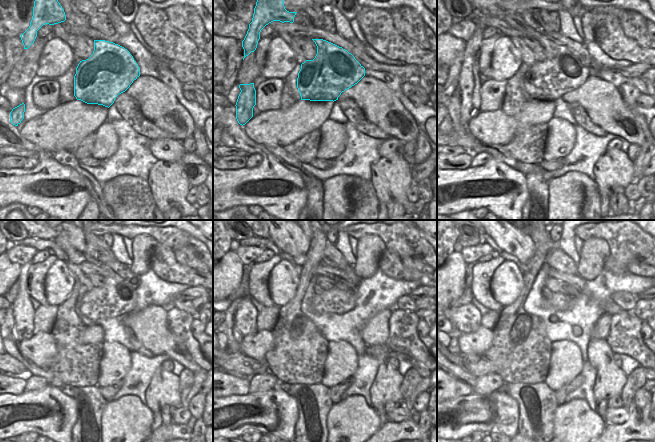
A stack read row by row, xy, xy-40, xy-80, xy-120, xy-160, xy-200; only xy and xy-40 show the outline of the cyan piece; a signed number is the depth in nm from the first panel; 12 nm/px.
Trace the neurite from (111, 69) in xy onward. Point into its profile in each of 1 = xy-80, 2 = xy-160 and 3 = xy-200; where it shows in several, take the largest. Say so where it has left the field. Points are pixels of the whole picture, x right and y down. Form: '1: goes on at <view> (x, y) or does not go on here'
1: goes on at xy-80 (561, 72)
2: goes on at xy-160 (341, 299)
3: goes on at xy-200 (559, 301)

